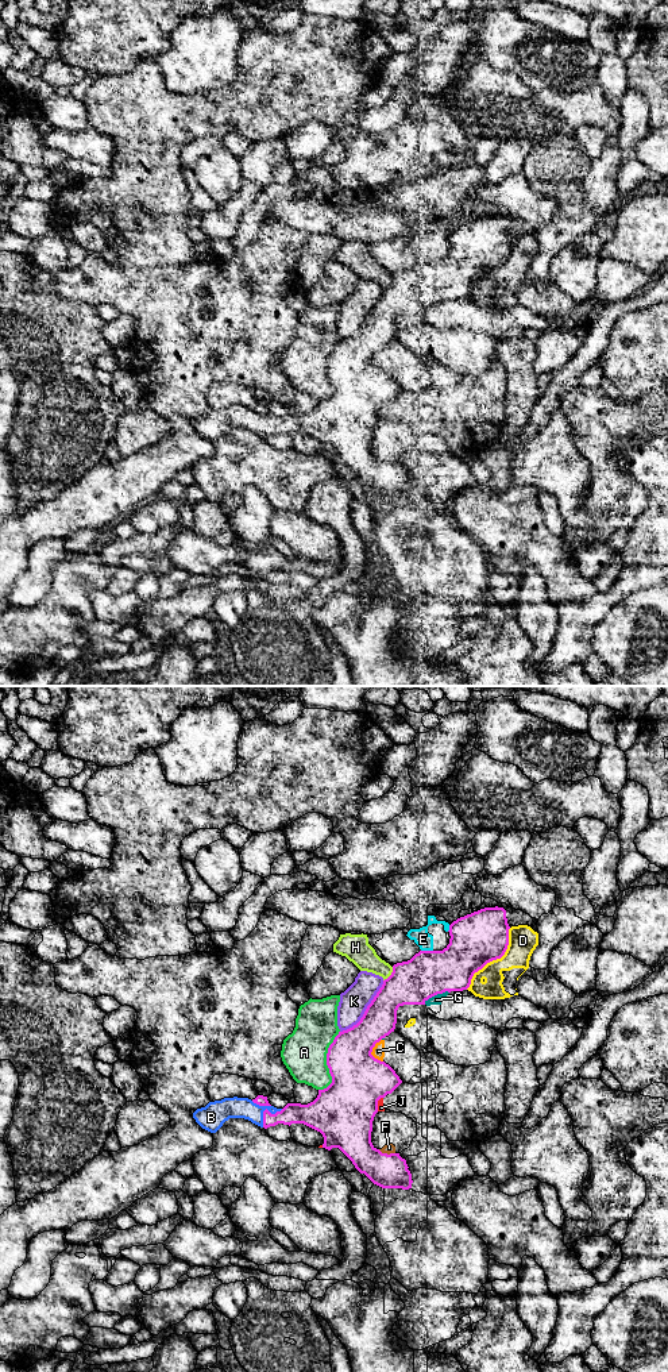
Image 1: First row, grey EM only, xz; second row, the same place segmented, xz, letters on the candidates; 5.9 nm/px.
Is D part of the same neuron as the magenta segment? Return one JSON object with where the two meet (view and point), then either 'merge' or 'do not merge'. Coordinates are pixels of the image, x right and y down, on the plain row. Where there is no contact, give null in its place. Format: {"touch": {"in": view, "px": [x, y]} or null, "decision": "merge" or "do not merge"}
{"touch": {"in": "xz", "px": [494, 268]}, "decision": "do not merge"}

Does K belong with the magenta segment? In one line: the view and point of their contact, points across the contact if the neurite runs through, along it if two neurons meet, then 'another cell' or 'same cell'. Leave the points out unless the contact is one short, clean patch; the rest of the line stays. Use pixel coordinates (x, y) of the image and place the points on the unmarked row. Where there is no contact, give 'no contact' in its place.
xz (366, 319) | another cell

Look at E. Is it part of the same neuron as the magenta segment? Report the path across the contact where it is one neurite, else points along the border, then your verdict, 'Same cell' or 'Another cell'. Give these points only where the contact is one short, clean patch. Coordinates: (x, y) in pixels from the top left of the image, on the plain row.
Same cell

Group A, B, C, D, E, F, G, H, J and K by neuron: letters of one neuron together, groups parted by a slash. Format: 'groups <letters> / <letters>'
groups A / B E G / C D / F / H / J / K

